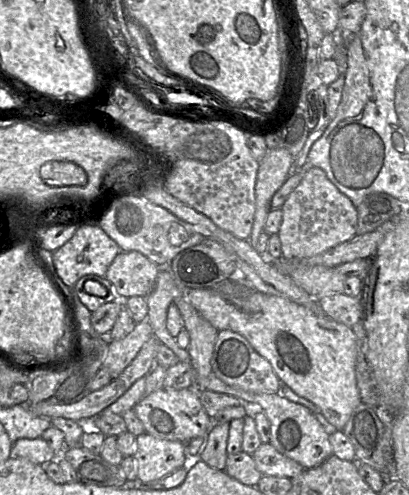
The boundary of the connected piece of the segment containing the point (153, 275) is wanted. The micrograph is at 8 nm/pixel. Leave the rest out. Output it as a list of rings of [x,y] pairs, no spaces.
[[[120,251],[110,264],[105,277],[109,280],[120,300],[128,298],[147,297],[152,291],[160,268],[138,251]]]

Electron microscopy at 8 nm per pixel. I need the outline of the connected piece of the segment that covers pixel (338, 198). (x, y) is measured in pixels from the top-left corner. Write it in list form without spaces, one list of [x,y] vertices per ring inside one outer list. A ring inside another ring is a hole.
[[[318,167],[305,169],[299,185],[281,207],[282,222],[278,231],[284,259],[309,258],[352,239],[356,235],[357,210],[352,201]]]

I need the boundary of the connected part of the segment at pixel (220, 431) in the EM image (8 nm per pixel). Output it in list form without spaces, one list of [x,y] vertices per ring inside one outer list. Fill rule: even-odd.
[[[230,422],[214,423],[200,452],[201,460],[210,467],[225,470]]]

